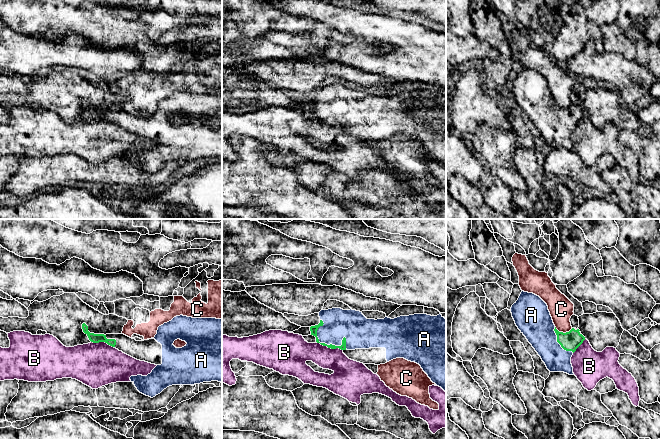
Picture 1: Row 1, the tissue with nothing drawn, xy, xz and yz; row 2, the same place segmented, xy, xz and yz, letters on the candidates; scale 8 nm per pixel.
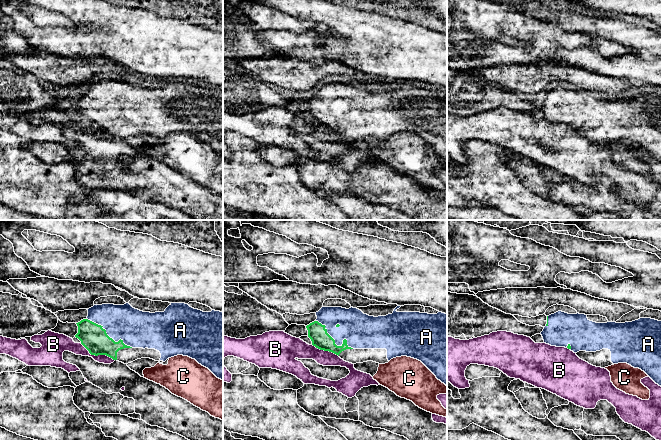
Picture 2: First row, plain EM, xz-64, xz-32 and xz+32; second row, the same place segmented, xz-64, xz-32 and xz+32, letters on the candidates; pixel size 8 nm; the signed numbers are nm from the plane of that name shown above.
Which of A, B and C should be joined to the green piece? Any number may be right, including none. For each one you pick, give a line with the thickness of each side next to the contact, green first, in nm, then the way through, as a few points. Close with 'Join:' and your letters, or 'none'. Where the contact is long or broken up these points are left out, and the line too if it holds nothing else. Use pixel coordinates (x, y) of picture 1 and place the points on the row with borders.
A: calibres 60 and 240 nm
Join: A

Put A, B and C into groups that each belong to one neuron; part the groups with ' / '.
A / B / C

